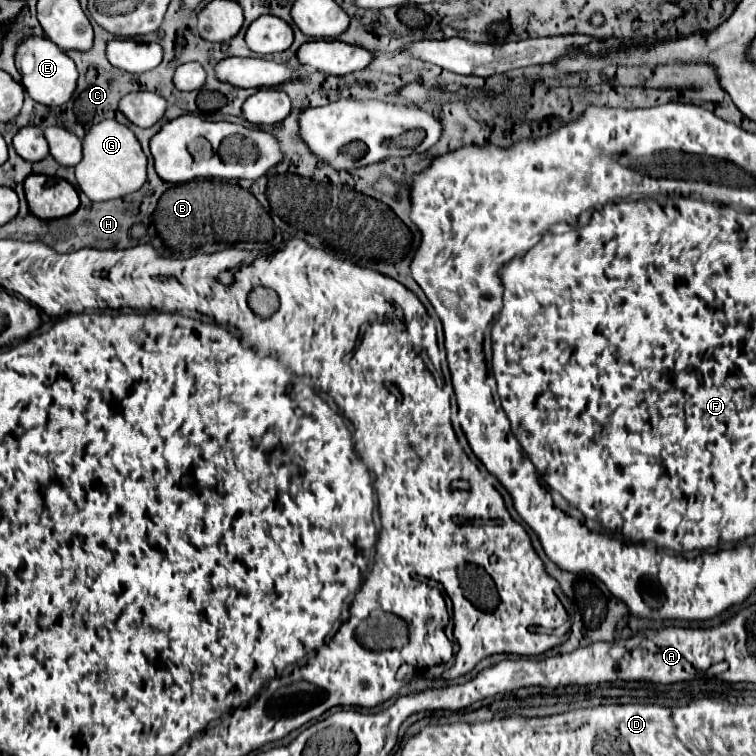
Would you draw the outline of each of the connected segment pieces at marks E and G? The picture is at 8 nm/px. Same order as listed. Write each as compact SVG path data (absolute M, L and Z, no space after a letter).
M30 35L30 37L24 37L18 47L16 47L16 67L18 71L22 73L22 83L28 91L28 95L42 103L42 105L50 105L50 107L56 107L56 105L62 105L66 103L74 89L76 89L76 79L78 79L78 71L76 71L76 65L74 61L56 45L52 43L48 37L44 35Z
M114 119L92 125L82 139L82 161L76 165L76 181L90 201L110 201L138 191L146 181L146 155L134 133Z

